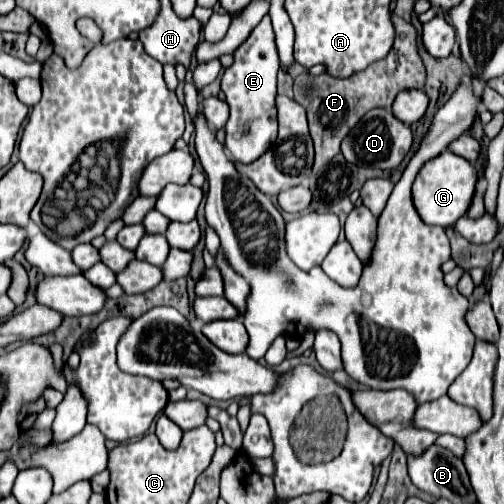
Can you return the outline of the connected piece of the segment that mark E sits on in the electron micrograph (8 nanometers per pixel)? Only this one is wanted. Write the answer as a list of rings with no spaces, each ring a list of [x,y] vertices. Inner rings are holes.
[[[270,17],[258,23],[250,37],[234,51],[234,63],[222,75],[222,91],[230,107],[226,123],[226,149],[240,163],[252,163],[270,149],[276,141],[276,75],[280,69],[280,57],[274,43],[274,31]]]

